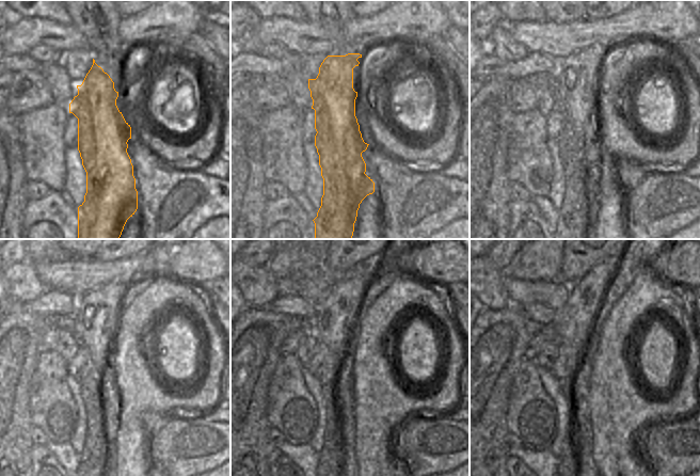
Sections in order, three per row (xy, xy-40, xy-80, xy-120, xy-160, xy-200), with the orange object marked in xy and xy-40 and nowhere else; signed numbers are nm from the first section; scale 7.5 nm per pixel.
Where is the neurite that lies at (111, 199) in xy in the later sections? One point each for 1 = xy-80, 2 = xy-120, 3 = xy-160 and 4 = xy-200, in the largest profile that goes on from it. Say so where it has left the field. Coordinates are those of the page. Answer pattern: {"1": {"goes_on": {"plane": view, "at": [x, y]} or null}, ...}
{"1": {"goes_on": {"plane": "xy-80", "at": [573, 81]}}, "2": {"goes_on": {"plane": "xy-120", "at": [96, 315]}}, "3": {"goes_on": {"plane": "xy-160", "at": [334, 321]}}, "4": {"goes_on": {"plane": "xy-200", "at": [573, 322]}}}

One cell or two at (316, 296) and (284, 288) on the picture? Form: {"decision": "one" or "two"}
{"decision": "one"}

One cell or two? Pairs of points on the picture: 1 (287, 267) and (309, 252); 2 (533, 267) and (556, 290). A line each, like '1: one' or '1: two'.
1: one
2: two

